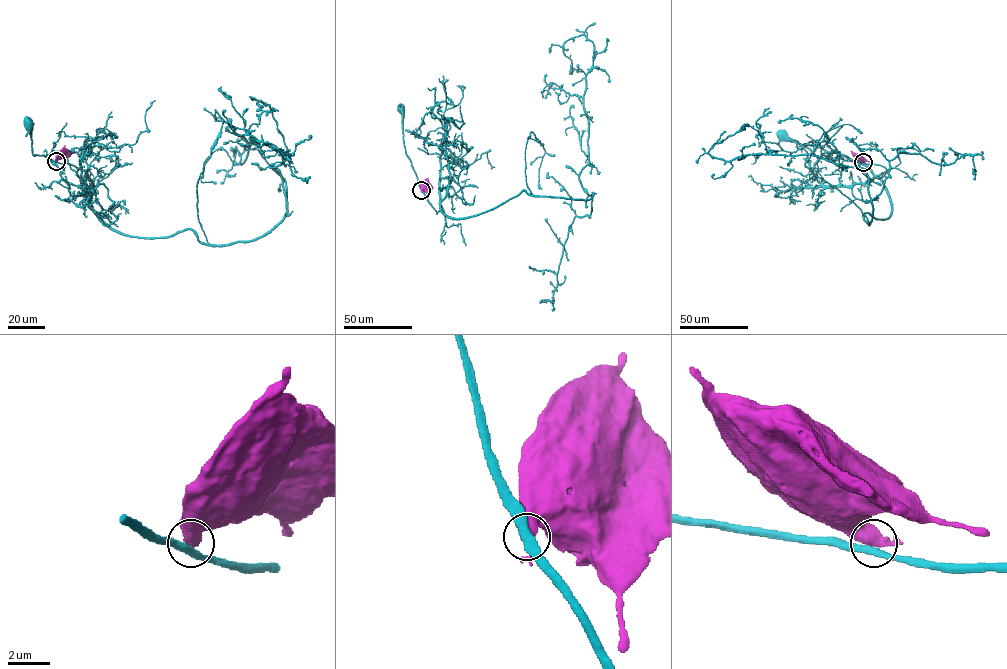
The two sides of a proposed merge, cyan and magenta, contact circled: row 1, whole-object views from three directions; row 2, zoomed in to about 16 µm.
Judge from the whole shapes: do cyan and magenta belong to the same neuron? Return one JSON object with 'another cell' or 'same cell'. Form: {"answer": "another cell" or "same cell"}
{"answer": "another cell"}

